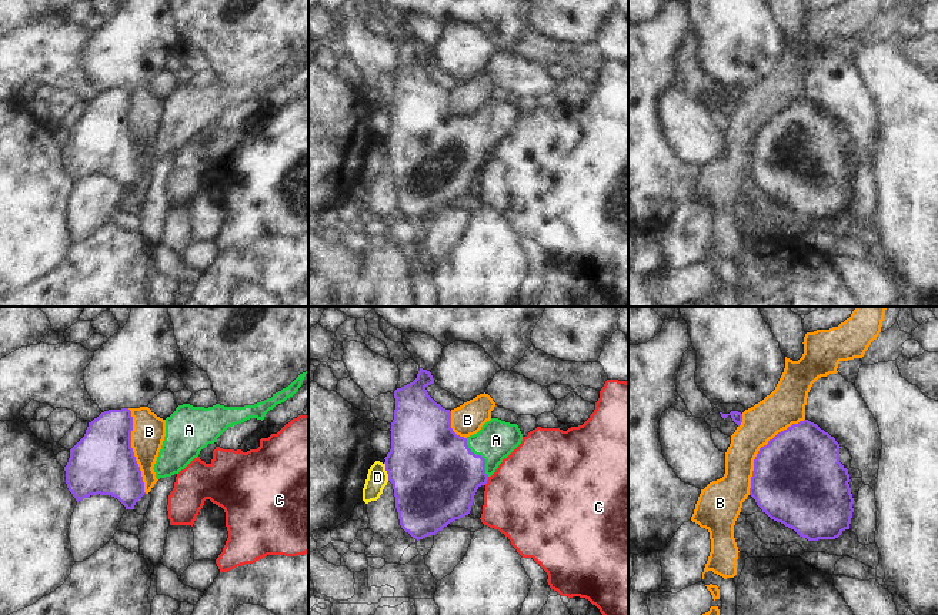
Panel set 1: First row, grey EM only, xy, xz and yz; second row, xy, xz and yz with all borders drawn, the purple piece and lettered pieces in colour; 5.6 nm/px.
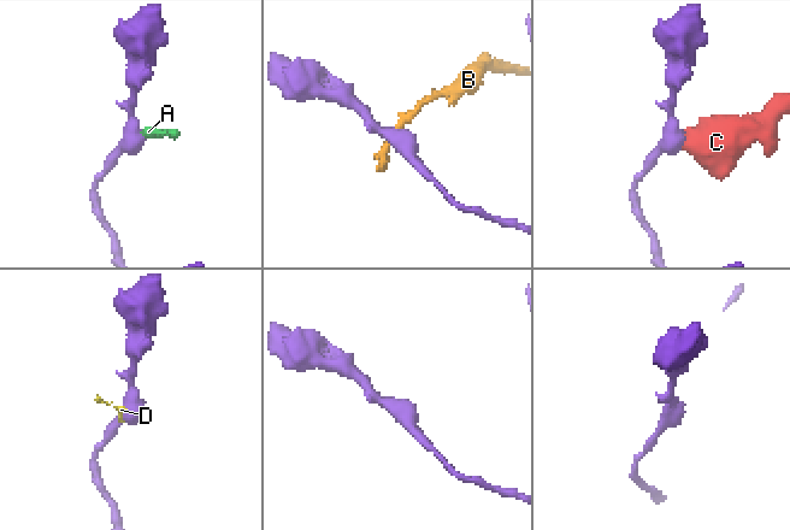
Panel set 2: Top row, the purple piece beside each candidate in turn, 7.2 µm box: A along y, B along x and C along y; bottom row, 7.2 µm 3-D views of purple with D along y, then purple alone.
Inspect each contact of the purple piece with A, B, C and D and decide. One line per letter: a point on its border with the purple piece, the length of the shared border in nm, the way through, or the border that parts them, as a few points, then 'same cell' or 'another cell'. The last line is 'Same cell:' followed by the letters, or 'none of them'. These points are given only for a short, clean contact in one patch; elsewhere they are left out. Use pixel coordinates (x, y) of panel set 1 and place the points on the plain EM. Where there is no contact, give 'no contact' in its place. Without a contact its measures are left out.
A: xz (480, 136) | 260 nm | across xz (440, 154), (480, 136), (496, 120) | same cell
B: yz (760, 130) | 550 nm | another cell
C: xz (487, 160) | 50 nm | another cell
D: xz (386, 150) | 110 nm | another cell
Same cell: A

